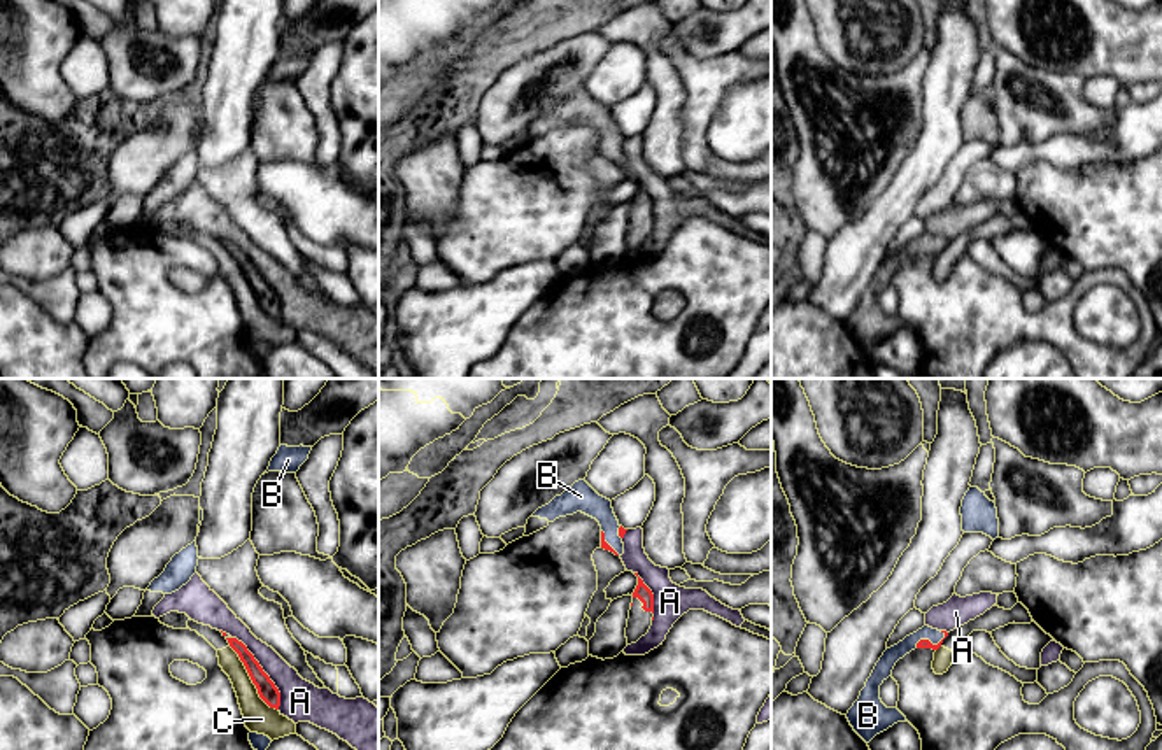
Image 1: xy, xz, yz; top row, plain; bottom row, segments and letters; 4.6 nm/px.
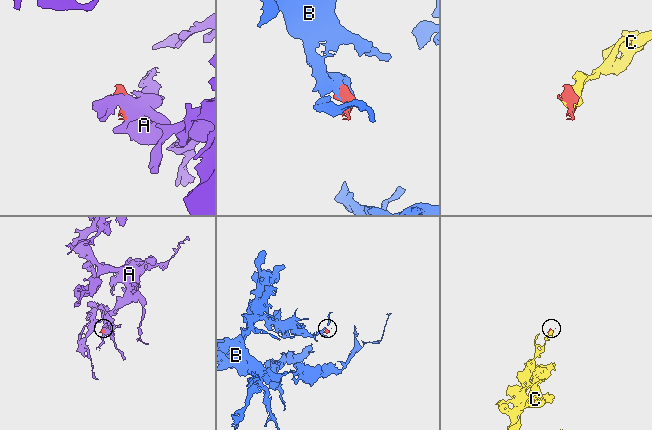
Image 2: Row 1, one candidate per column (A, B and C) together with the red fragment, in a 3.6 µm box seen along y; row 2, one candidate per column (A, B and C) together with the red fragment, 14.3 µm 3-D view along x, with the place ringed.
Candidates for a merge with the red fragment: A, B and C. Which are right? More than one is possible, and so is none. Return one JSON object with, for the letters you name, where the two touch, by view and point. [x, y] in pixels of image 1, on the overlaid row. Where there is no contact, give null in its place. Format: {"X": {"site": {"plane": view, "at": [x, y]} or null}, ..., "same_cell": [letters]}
{"B": {"site": {"plane": "yz", "at": [929, 642]}}, "same_cell": ["B"]}

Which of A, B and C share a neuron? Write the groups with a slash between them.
A / B / C

